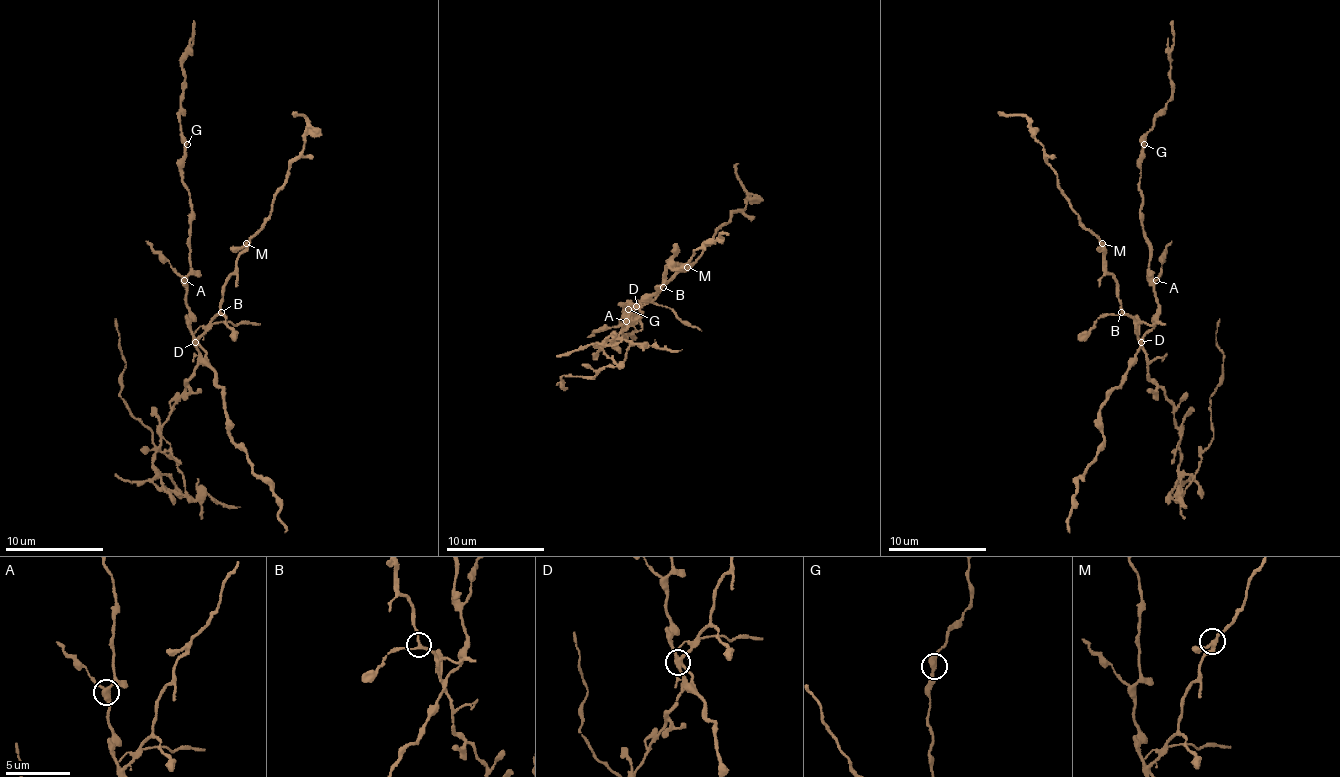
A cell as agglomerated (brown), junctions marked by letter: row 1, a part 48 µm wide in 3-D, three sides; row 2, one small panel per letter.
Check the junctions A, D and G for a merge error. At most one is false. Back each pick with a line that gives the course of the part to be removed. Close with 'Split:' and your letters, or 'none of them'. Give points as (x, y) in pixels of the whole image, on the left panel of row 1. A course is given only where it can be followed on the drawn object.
D: foreign part runs (194, 341), (199, 366), (155, 454), (155, 474), (179, 494), (189, 494), (182, 472), (120, 395), (115, 319)
Split: D

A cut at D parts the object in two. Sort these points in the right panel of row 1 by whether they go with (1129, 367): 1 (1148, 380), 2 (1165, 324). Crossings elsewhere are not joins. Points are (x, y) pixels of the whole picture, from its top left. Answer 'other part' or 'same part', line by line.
1: other part
2: other part

